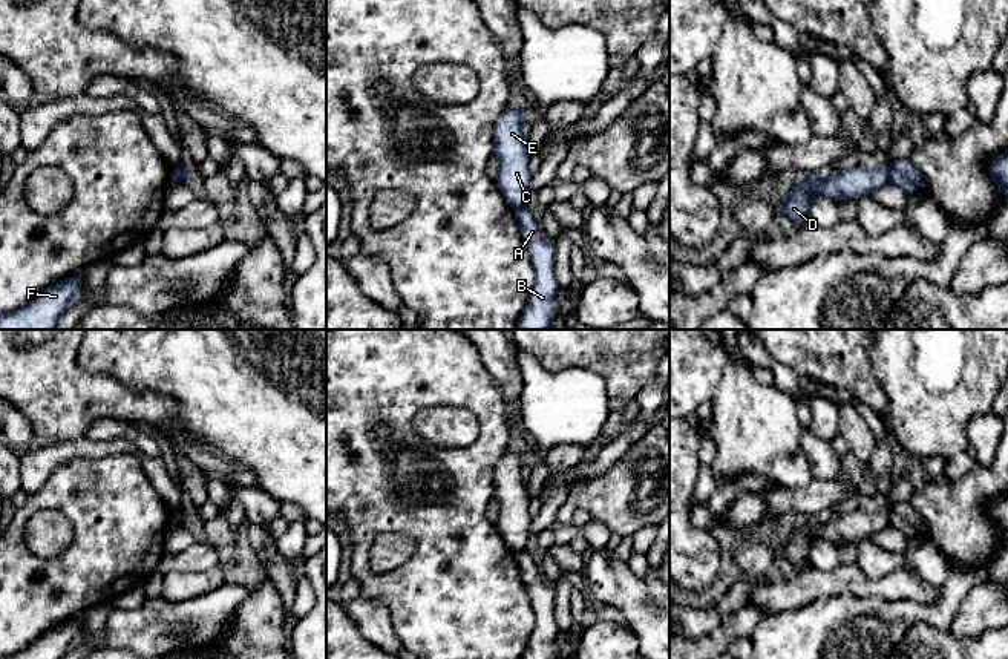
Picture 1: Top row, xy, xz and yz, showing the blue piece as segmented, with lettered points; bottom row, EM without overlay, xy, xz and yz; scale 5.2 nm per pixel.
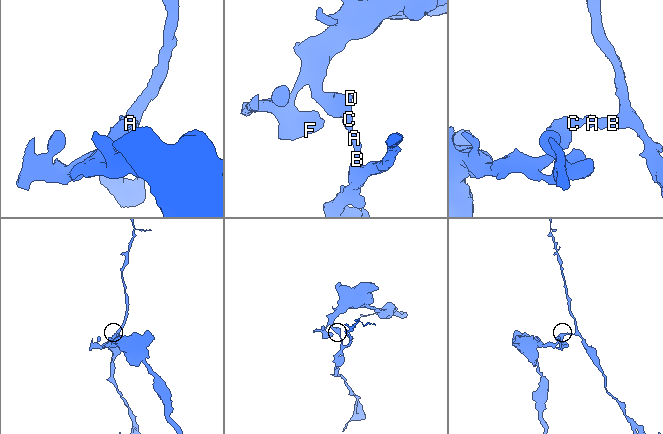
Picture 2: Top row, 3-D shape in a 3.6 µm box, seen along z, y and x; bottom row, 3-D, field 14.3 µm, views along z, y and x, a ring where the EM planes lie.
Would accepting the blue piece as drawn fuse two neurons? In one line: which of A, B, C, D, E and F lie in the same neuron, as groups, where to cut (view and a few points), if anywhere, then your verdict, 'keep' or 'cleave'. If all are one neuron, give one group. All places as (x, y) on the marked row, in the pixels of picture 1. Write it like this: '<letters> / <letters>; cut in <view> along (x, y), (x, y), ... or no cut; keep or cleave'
A B / C D E F; cut in yz along (887, 167), (890, 181); cleave

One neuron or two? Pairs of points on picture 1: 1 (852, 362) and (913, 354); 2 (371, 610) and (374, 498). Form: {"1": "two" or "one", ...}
{"1": "two", "2": "two"}

